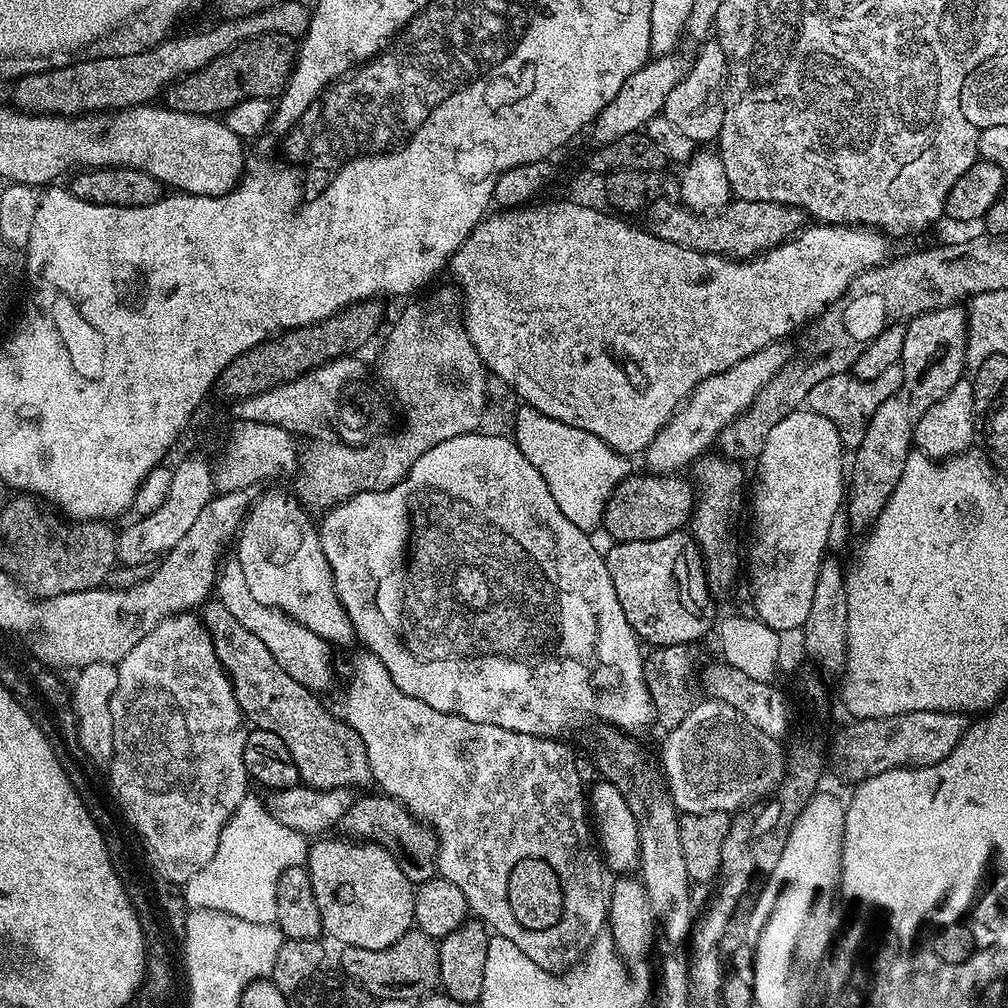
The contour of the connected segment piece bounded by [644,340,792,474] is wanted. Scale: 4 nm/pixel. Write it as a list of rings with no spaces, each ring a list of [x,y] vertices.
[[[784,340],[770,343],[726,371],[704,379],[652,439],[644,454],[649,469],[658,474],[670,474],[705,455],[709,447],[715,445],[721,430],[752,405],[766,382],[792,358],[787,344]]]

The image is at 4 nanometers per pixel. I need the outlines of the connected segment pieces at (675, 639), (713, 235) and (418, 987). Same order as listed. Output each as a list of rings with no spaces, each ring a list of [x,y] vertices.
[[[681,530],[674,534],[666,534],[666,538],[654,538],[653,540],[639,540],[638,542],[626,542],[621,540],[611,545],[612,549],[607,549],[606,559],[608,561],[608,569],[610,570],[610,582],[614,582],[614,594],[618,594],[618,602],[622,602],[622,614],[626,614],[626,622],[630,622],[630,626],[636,632],[637,637],[645,645],[663,646],[670,644],[691,645],[691,640],[700,640],[707,634],[711,628],[717,623],[716,604],[714,593],[708,587],[708,573],[704,563],[704,557],[700,554],[700,547],[697,546],[696,540],[687,531]]]
[[[733,199],[719,212],[705,214],[694,212],[673,200],[656,200],[649,206],[642,221],[647,232],[683,248],[714,252],[738,260],[747,260],[770,248],[777,248],[784,241],[791,240],[806,224],[804,209],[794,208],[791,204]]]
[[[417,928],[409,929],[402,938],[398,938],[398,942],[382,950],[365,950],[345,945],[340,952],[341,971],[352,980],[359,981],[361,988],[371,997],[380,1000],[420,998],[441,983],[439,943]]]

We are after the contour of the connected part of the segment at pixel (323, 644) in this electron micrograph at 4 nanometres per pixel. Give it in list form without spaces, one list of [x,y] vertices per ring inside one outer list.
[[[230,560],[228,563],[225,561],[221,565],[217,575],[216,596],[226,610],[242,623],[242,626],[256,634],[256,637],[268,647],[280,667],[293,680],[317,694],[323,693],[322,690],[331,686],[334,680],[331,645],[326,640],[318,638],[312,630],[307,630],[292,616],[256,601],[255,597],[252,597],[239,561]]]

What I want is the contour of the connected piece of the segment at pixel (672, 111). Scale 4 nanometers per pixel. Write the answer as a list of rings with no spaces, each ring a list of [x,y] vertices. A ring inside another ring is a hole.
[[[708,38],[696,52],[696,61],[687,65],[684,77],[670,90],[662,115],[674,122],[687,137],[695,142],[715,141],[724,121],[724,98],[728,83],[728,59],[719,40]],[[708,40],[708,41],[707,41]]]

